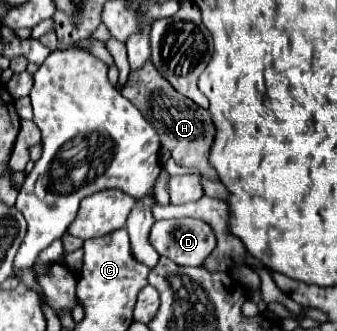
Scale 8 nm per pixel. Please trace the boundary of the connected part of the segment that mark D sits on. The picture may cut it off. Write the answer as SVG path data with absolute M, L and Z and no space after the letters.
M189 217L155 221L149 239L159 255L169 257L177 265L191 267L203 265L217 245L211 225Z

